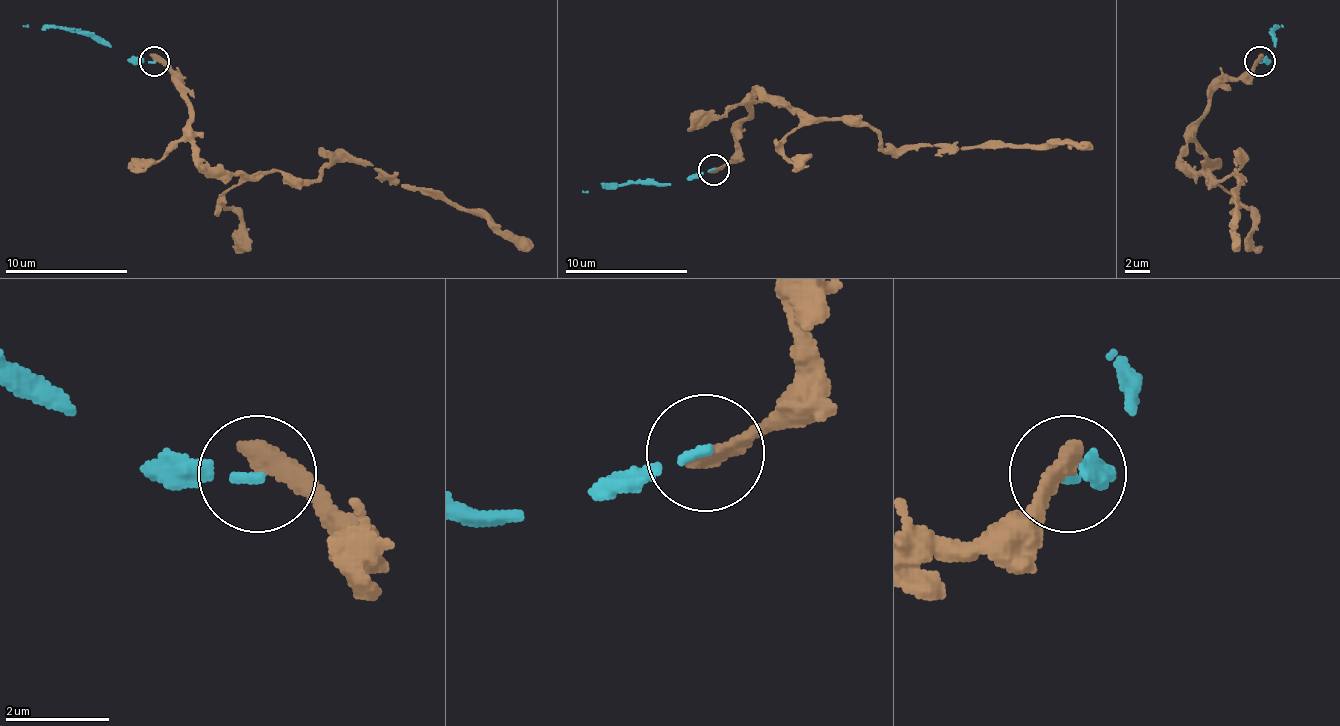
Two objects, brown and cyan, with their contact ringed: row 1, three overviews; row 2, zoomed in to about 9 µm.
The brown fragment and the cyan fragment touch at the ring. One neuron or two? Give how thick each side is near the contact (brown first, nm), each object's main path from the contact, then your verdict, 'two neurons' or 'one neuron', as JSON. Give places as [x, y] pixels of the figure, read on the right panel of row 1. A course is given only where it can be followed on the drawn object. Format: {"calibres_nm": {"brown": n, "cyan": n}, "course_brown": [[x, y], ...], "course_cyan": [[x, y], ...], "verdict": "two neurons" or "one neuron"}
{"calibres_nm": {"brown": 400, "cyan": 150}, "course_brown": [[1260, 60], [1211, 94], [1184, 162], [1214, 180], [1242, 162], [1233, 247]], "course_cyan": [[1260, 60], [1267, 60], [1276, 48], [1273, 33], [1282, 27]], "verdict": "two neurons"}

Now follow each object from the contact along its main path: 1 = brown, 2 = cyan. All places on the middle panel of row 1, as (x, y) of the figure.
1: (714, 170), (736, 152), (748, 102), (763, 93), (816, 118), (868, 124), (886, 148), (1036, 148), (1092, 142)
2: (714, 170), (671, 185), (628, 182), (616, 188), (582, 191)

